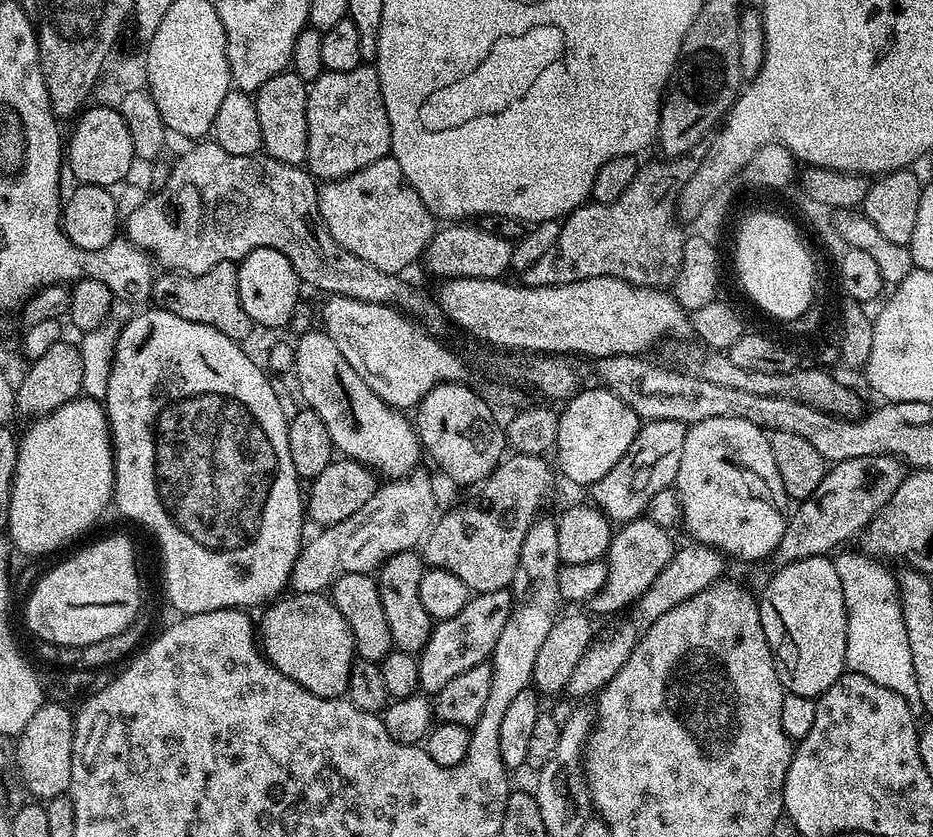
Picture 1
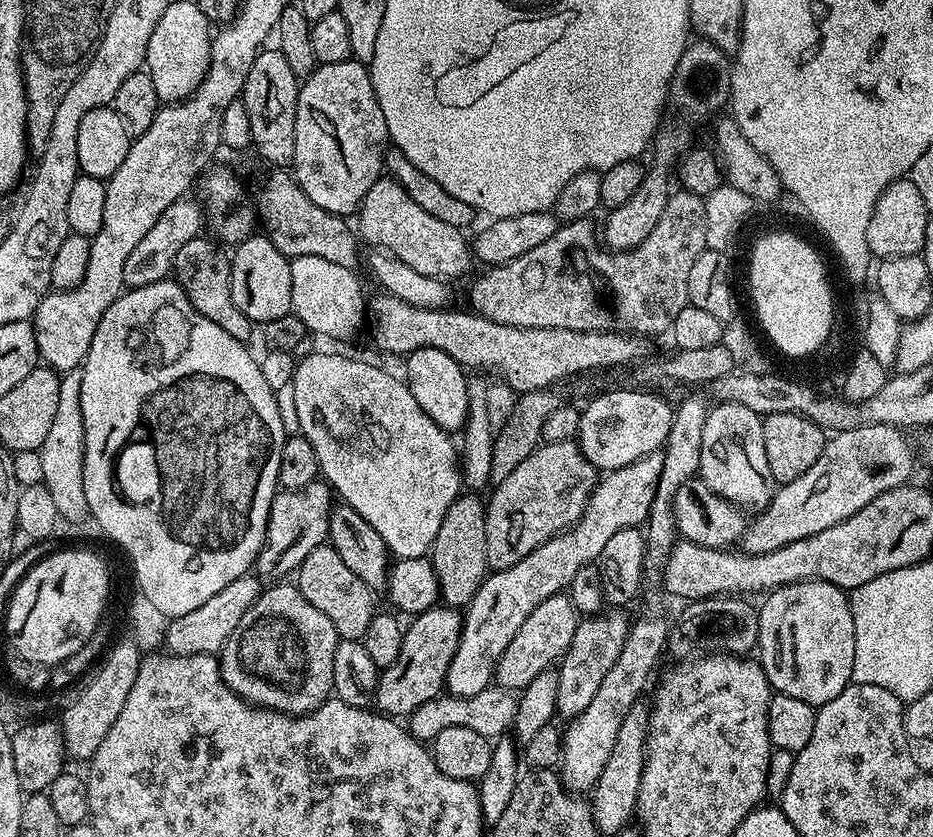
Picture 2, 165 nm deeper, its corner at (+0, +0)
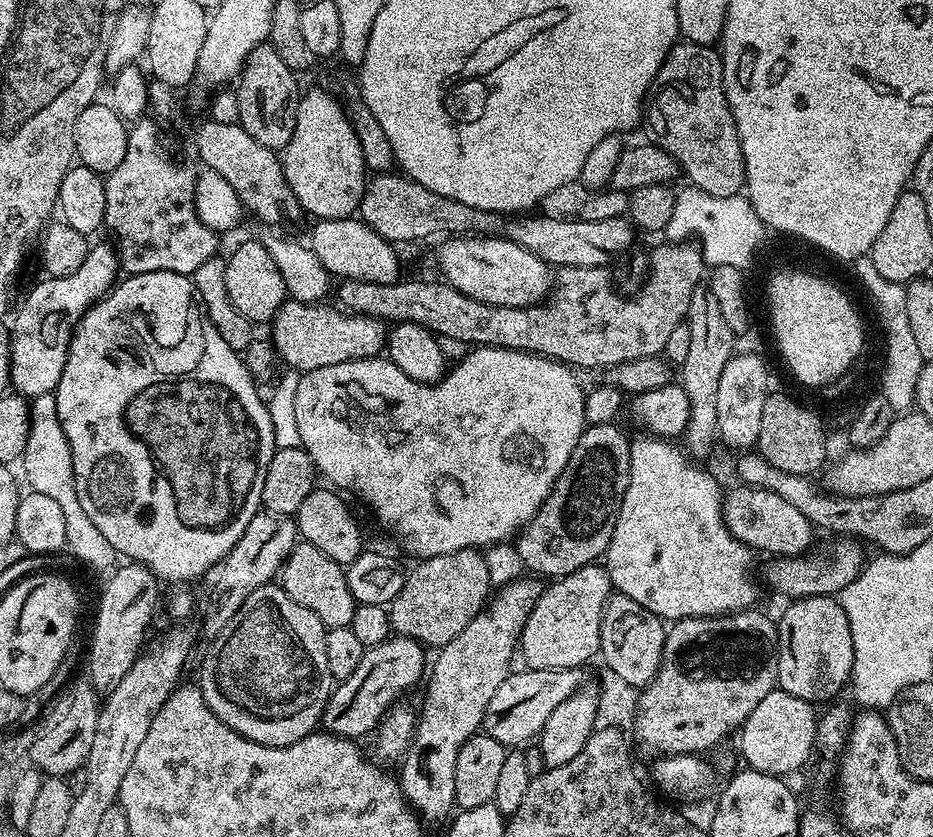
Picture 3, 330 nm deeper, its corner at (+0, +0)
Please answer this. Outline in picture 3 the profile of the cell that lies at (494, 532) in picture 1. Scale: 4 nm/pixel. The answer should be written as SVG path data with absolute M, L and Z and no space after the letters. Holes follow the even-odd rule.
M613 422L590 424L585 427L583 434L578 438L578 446L574 446L574 454L570 458L570 462L566 462L551 494L546 498L544 505L534 514L532 521L524 525L519 533L514 547L529 573L540 578L569 576L574 570L584 568L587 564L597 563L607 552L610 538L614 534L618 510L622 506L622 498L626 494L626 486L630 482L632 445L629 437L624 437L624 432L618 425L619 423Z

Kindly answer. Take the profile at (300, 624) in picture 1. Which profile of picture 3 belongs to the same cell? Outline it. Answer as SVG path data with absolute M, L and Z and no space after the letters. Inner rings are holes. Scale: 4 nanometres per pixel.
M279 583L263 584L246 598L246 602L242 602L238 614L222 626L222 634L207 645L208 653L200 664L198 681L206 706L210 706L216 717L230 726L230 730L262 746L285 748L306 738L317 731L334 687L330 666L326 666L325 631L318 614L306 610L306 606L298 606Z

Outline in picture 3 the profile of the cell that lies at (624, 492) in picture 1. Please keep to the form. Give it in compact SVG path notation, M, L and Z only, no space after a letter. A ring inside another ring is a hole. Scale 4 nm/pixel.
M521 578L512 580L503 585L500 592L489 599L484 611L477 614L454 638L454 642L445 644L443 648L435 653L436 661L431 661L430 675L427 677L428 693L424 696L424 705L418 708L418 719L412 733L412 742L407 752L402 757L399 765L398 779L400 788L404 792L404 798L412 807L413 812L420 817L421 821L444 820L447 821L453 815L456 799L454 798L454 762L458 762L458 750L470 739L481 731L486 706L490 706L490 698L498 691L498 686L513 671L512 655L515 657L518 652L518 641L522 630L526 626L526 618L530 618L530 610L538 602L542 591L542 584L539 579Z

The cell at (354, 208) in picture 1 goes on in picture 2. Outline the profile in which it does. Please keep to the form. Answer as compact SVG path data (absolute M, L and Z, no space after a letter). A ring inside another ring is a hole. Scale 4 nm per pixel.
M391 178L376 180L360 204L359 216L358 236L365 245L367 245L366 243L372 244L368 246L375 246L381 252L390 253L394 258L406 262L406 266L410 266L410 270L418 270L418 274L439 276L445 282L452 282L455 276L466 275L471 270L472 264L474 265L474 248L469 237L467 240L464 237L467 235L461 229L446 226L446 222L441 222L438 218L426 214L426 210L422 210L422 206L416 205L414 198L410 198L410 194L406 194L406 190L396 180Z

